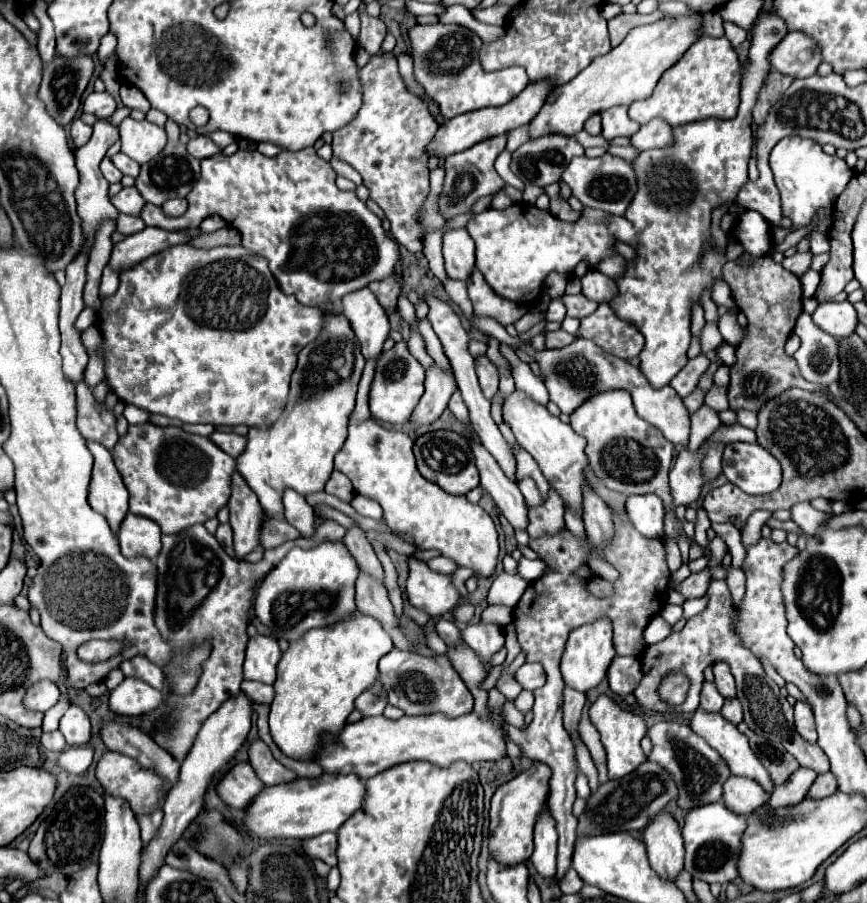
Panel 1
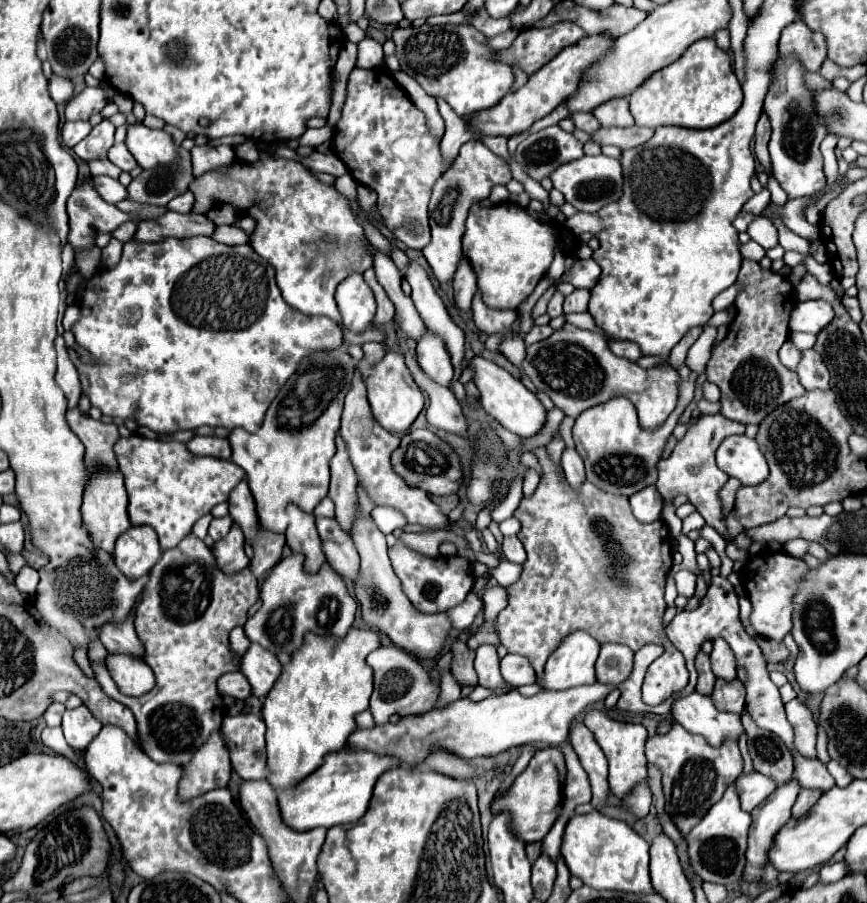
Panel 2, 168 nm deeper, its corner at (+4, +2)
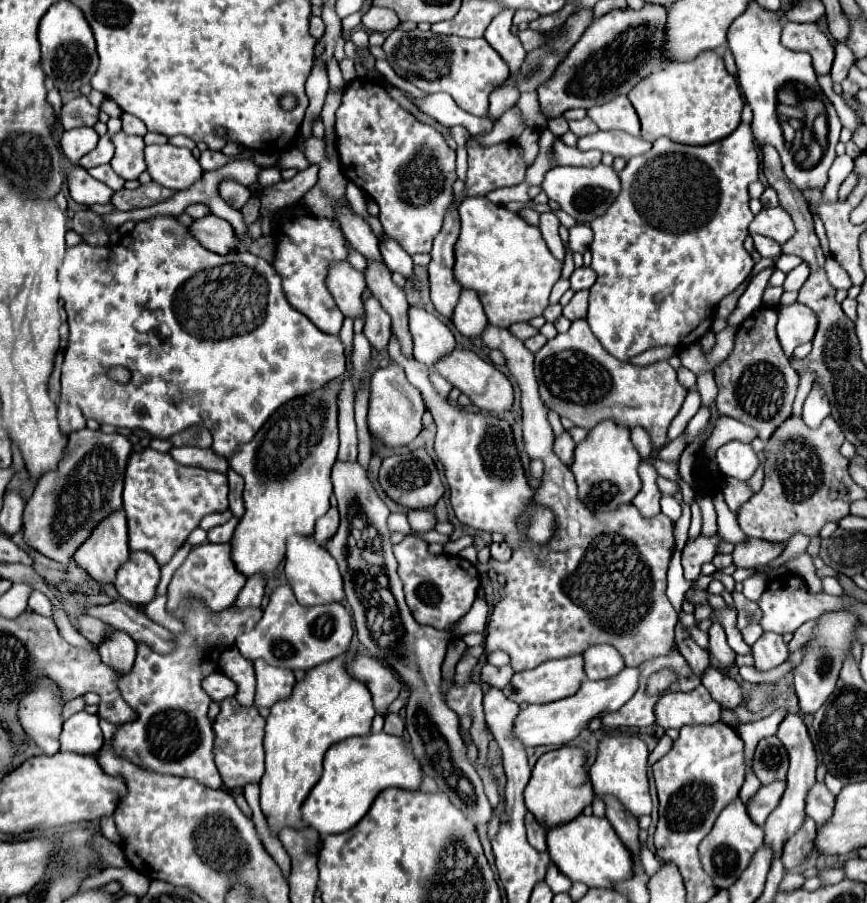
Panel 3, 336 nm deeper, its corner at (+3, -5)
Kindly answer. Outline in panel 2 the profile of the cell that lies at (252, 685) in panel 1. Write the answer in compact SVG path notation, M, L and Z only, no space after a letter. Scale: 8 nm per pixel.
M240 671L222 675L218 679L218 691L222 695L232 695L234 699L240 699L240 701L246 701L248 697L252 697L252 687Z

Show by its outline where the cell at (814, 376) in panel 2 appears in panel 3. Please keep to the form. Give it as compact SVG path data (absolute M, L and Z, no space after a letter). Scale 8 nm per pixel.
M815 386L803 406L803 422L809 428L819 428L819 424L829 416L831 408L829 408L829 400L825 396L825 390L821 386Z

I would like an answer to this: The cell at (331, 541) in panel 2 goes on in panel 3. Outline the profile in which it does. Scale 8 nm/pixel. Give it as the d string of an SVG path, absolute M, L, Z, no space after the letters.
M329 508L329 512L319 518L317 522L317 528L315 528L315 540L319 544L323 544L323 540L327 542L339 528L339 514L337 514L337 508Z

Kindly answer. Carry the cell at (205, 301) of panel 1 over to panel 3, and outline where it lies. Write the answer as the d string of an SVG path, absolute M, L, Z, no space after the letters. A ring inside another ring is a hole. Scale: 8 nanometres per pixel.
M161 214L149 220L137 222L135 228L129 234L125 234L115 246L91 246L91 244L79 242L77 246L67 248L63 256L63 264L59 266L59 282L61 282L61 300L63 300L67 322L69 322L69 342L65 348L63 372L61 372L61 396L69 398L75 406L79 406L85 418L93 418L99 424L113 424L119 428L141 428L157 438L169 438L201 422L203 426L209 428L213 436L211 450L217 456L223 456L229 460L239 450L241 444L249 442L257 434L257 430L281 404L297 396L303 396L307 392L313 392L325 386L327 382L343 376L345 372L345 356L343 356L339 336L323 334L307 316L291 308L281 288L281 278L269 262L249 252L237 252L227 256L213 254L207 248L203 248L189 234L189 228L179 224L175 216ZM113 366L123 366L131 372L129 384L119 384L107 376L107 372Z

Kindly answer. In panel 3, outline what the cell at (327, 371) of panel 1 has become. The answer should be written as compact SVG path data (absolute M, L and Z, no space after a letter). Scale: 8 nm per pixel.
M333 380L329 388L313 390L283 404L275 414L271 414L271 418L263 424L255 438L243 444L239 452L229 460L229 466L245 480L245 514L239 520L235 536L229 542L231 560L245 578L261 574L265 580L269 580L285 556L285 542L289 534L313 536L317 518L321 518L329 510L329 496L333 494L331 466L337 460L337 392L339 380Z

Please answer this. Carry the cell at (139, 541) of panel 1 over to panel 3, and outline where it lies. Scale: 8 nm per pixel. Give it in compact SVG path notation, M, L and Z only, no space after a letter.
M133 552L115 578L117 592L135 606L147 606L157 596L159 564L149 552Z

